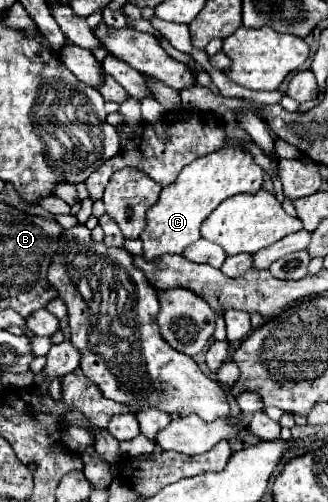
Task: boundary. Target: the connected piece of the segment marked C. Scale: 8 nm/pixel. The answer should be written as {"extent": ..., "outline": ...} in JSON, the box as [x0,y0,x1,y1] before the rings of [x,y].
{"extent":[142,145,264,261],"outline":[[[228,145],[220,151],[204,155],[182,169],[178,179],[162,189],[160,201],[148,211],[148,225],[142,233],[144,257],[152,261],[154,257],[166,253],[182,253],[190,243],[200,239],[202,221],[228,197],[236,193],[258,193],[264,183],[264,171],[258,167],[246,147]]]}

